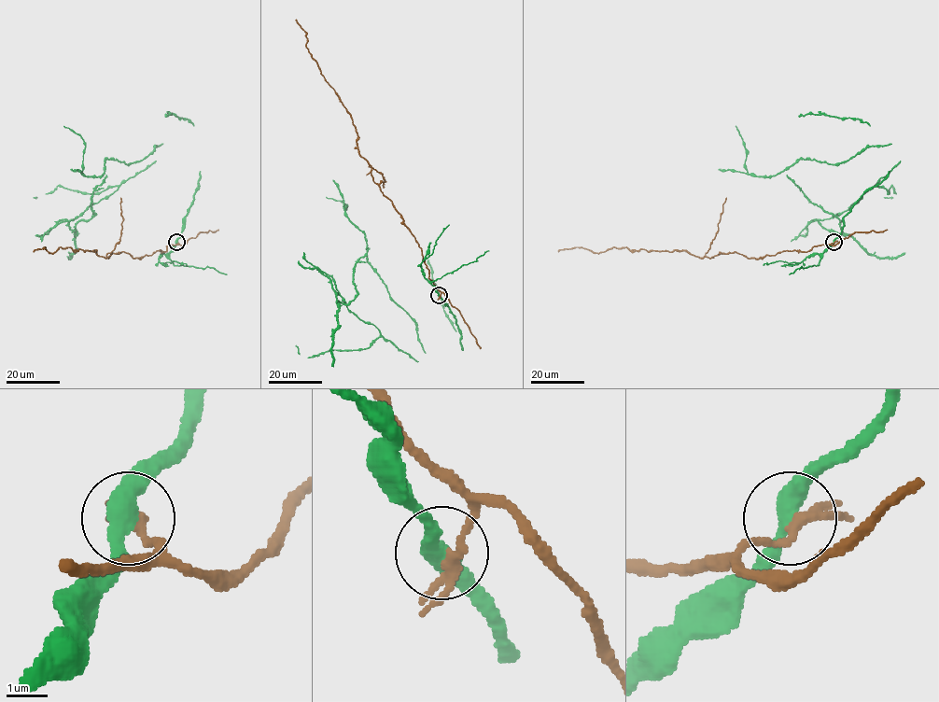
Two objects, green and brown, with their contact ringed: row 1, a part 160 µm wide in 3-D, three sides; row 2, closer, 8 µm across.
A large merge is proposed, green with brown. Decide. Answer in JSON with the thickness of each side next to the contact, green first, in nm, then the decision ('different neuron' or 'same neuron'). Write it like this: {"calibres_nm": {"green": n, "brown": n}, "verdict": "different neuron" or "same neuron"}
{"calibres_nm": {"green": 440, "brown": 240}, "verdict": "different neuron"}

